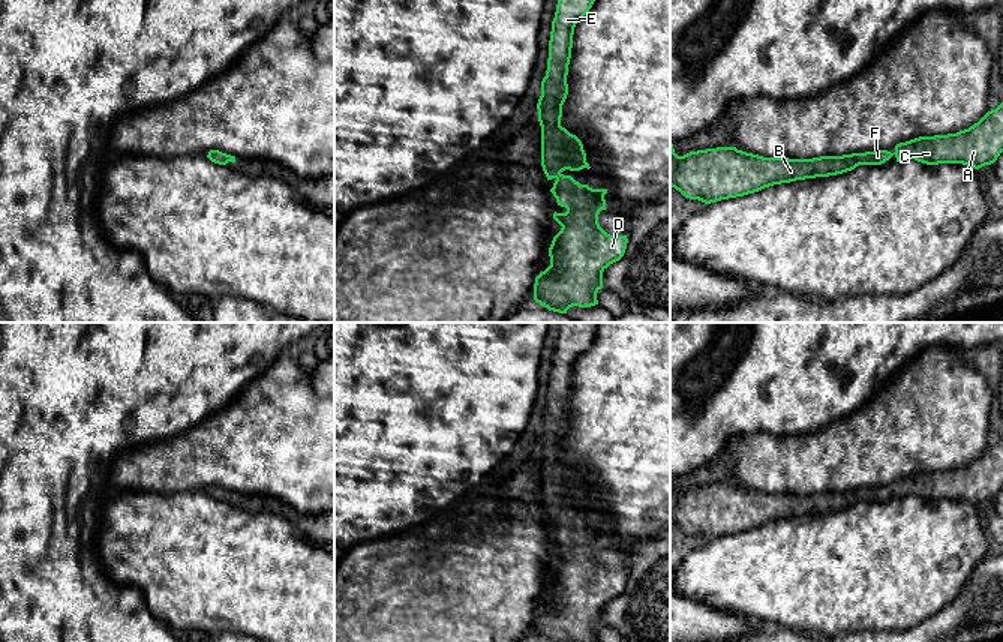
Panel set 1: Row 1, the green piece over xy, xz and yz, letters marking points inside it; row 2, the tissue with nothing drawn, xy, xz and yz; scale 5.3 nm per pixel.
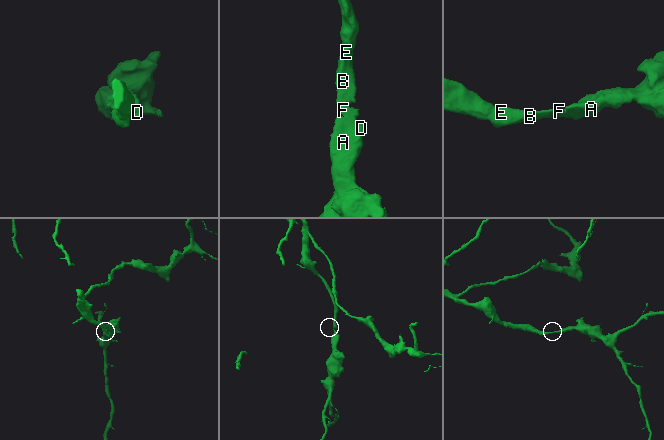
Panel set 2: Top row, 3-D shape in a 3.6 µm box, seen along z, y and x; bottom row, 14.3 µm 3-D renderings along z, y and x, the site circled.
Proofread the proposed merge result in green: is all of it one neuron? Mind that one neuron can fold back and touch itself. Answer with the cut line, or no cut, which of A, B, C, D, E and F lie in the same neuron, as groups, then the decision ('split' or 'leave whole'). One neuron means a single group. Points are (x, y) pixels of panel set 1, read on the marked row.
no cut | A B C D E F | leave whole

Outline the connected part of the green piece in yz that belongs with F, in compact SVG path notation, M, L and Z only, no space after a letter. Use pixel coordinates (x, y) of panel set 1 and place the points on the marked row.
M1003 102L988 111L978 123L957 134L919 136L895 146L895 152L876 150L843 156L820 156L813 159L763 158L738 150L736 147L717 147L690 152L684 156L675 153L670 144L670 186L685 198L705 204L744 196L765 188L796 180L829 177L855 170L859 165L882 165L892 156L897 162L915 159L927 165L963 164L979 170L997 160L1003 152Z

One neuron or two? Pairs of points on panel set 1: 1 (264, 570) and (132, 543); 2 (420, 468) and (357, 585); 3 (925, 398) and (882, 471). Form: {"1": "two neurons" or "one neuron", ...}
{"1": "one neuron", "2": "two neurons", "3": "one neuron"}

